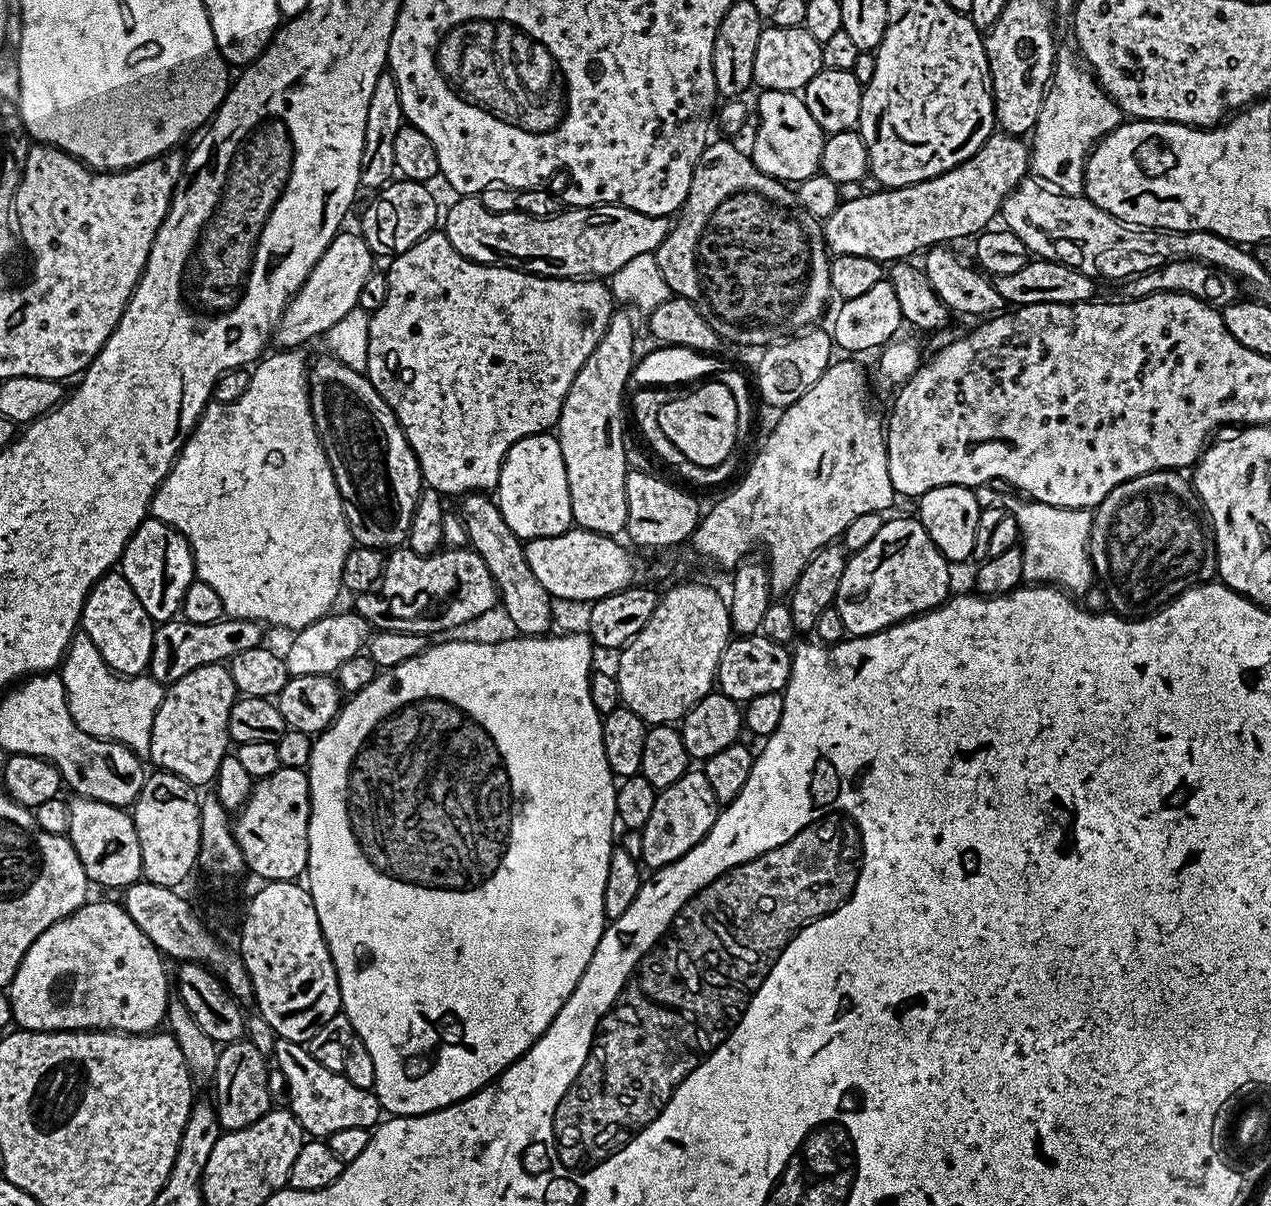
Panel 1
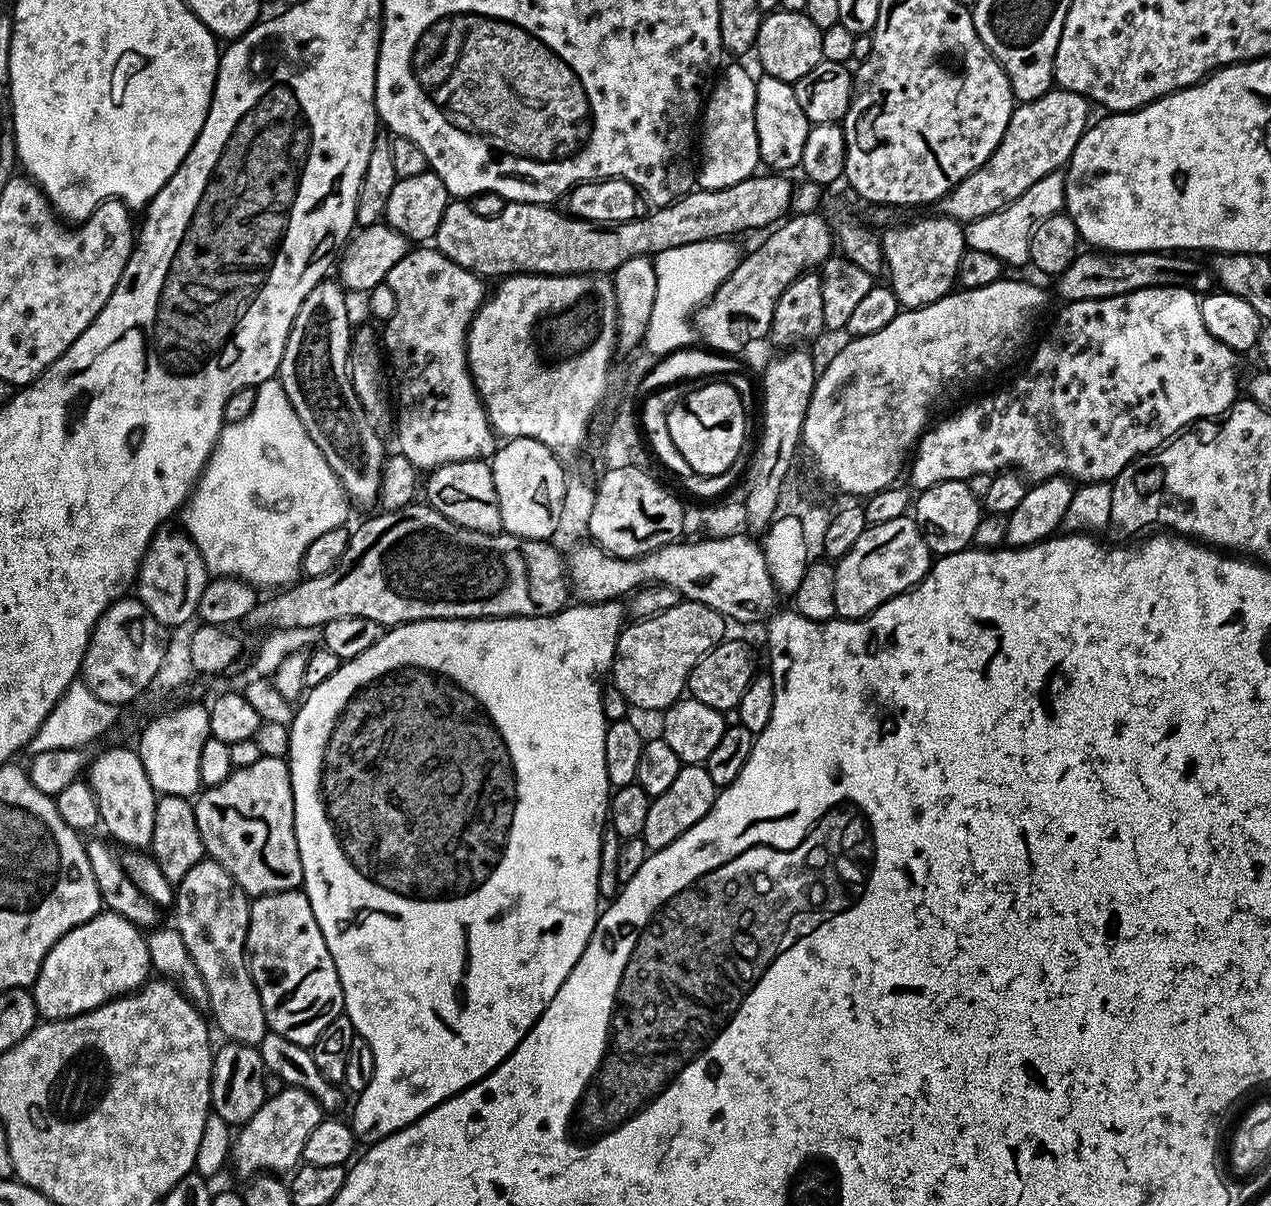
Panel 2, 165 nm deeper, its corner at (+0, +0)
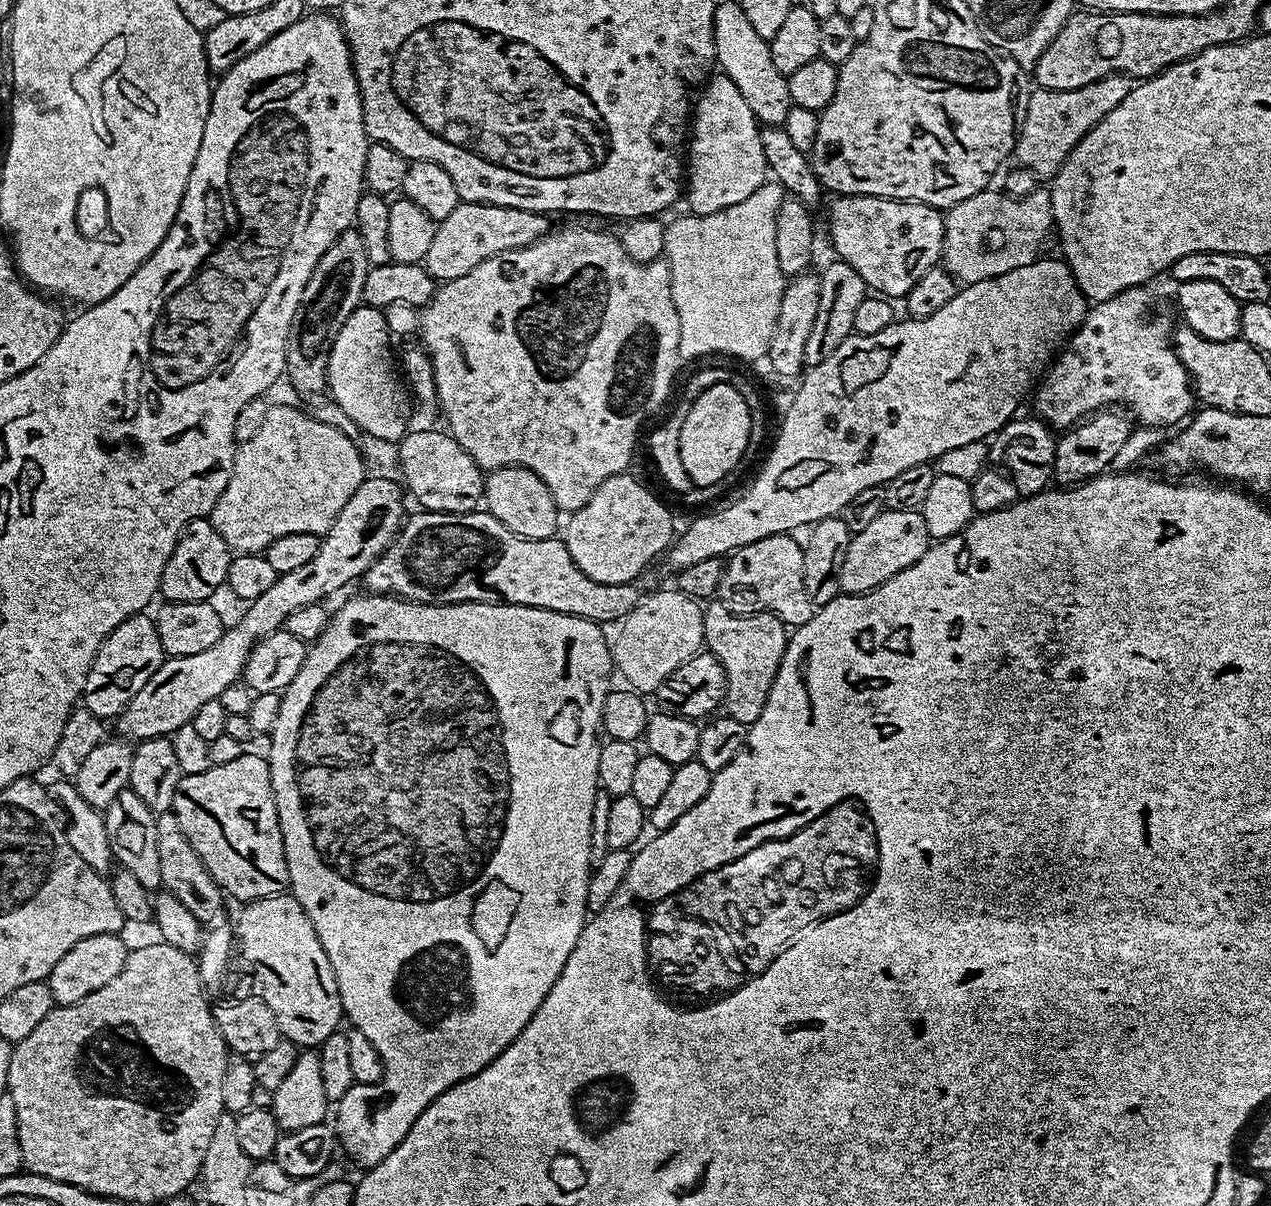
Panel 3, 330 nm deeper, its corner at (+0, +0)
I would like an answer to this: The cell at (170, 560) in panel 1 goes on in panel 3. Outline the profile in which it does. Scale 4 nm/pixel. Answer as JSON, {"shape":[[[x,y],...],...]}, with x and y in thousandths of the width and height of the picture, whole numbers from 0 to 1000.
{"shape":[[[166,430],[151,431],[138,448],[137,456],[127,473],[125,493],[133,501],[164,498],[168,489],[179,480],[179,470],[183,463],[178,446],[168,439]]]}

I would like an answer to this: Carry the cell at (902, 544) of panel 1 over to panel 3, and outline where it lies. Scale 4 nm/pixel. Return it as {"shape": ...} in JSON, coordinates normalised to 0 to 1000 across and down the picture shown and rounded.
{"shape":[[[696,423],[693,428],[688,430],[688,433],[685,433],[685,436],[681,436],[681,439],[671,444],[669,456],[666,456],[666,466],[662,466],[662,492],[677,494],[679,491],[694,486],[694,483],[713,473],[713,469],[719,469],[719,466],[722,466],[722,463],[725,463],[731,454],[729,433],[723,424]]]}

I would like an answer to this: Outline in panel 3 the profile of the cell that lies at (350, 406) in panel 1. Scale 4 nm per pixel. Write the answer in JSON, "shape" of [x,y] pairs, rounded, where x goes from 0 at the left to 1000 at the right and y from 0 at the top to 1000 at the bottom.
{"shape":[[[279,191],[268,194],[256,207],[256,211],[253,211],[250,221],[247,221],[227,274],[227,293],[223,304],[225,315],[230,318],[231,324],[239,328],[249,328],[257,323],[261,284],[266,274],[269,274],[272,264],[275,264],[277,258],[284,255],[290,221],[285,194]]]}

